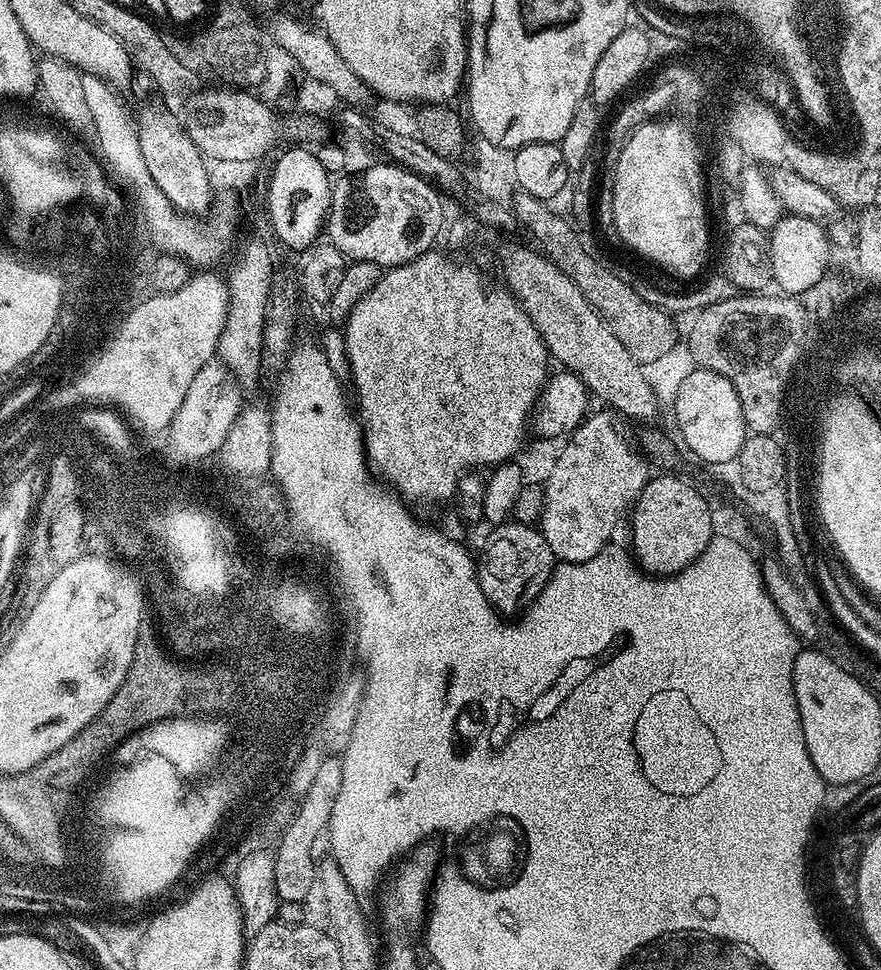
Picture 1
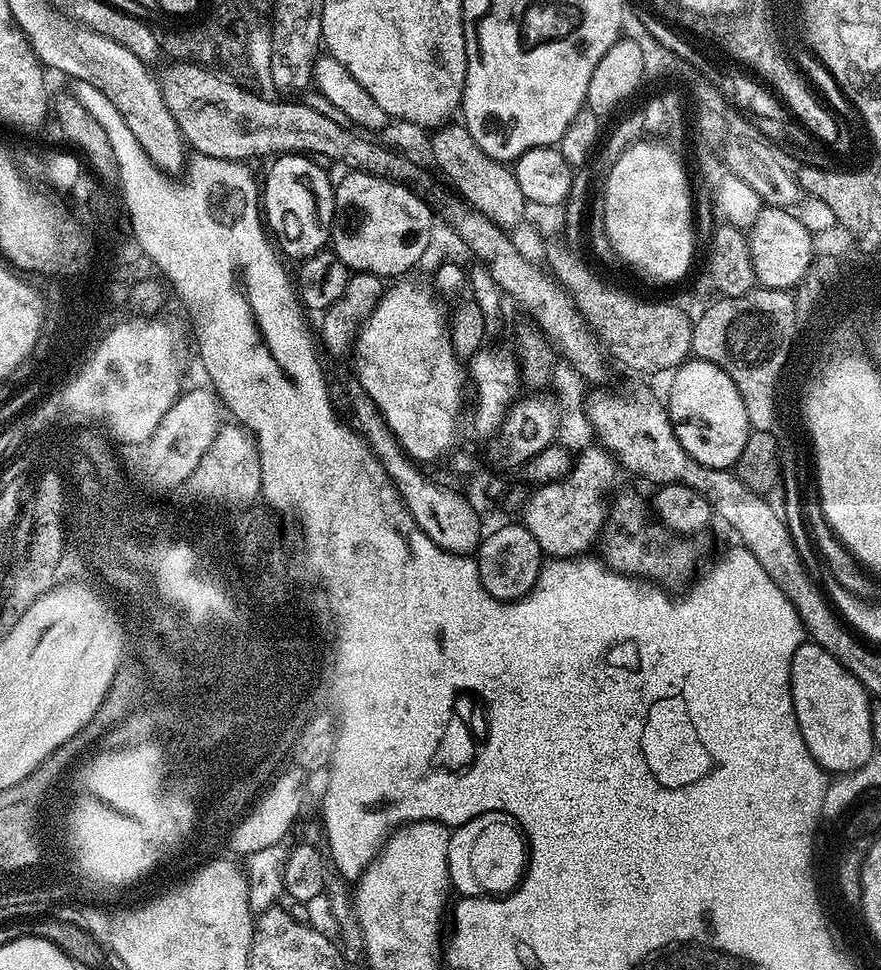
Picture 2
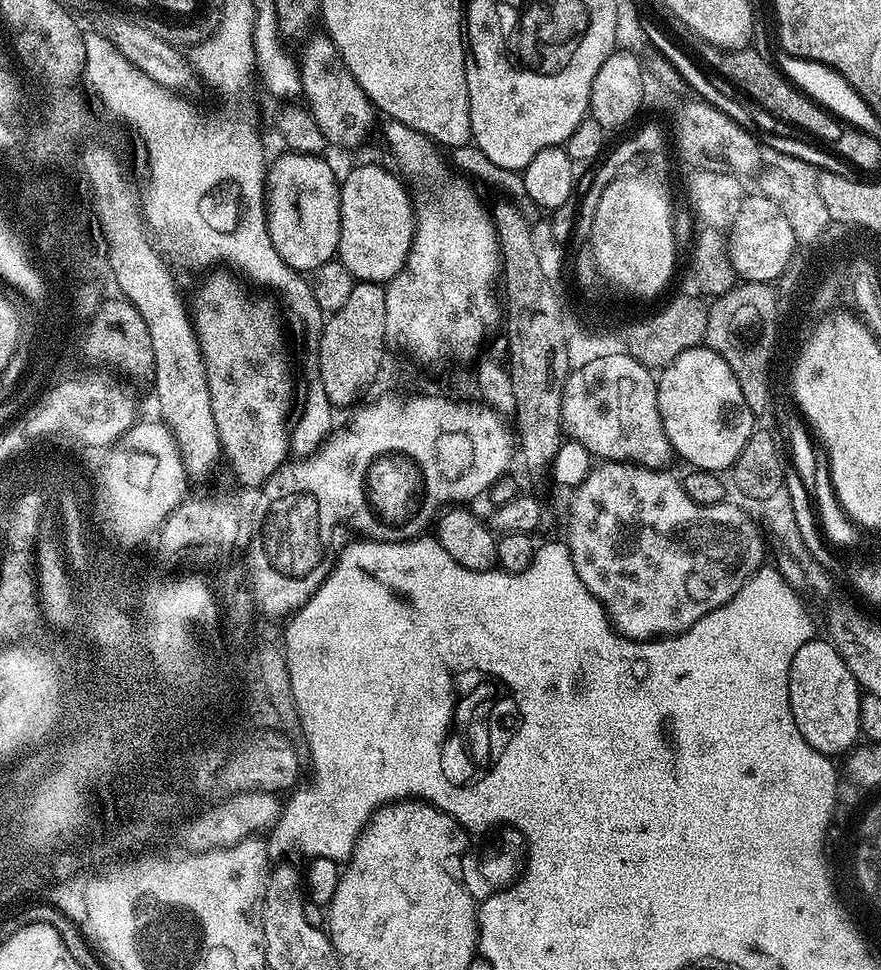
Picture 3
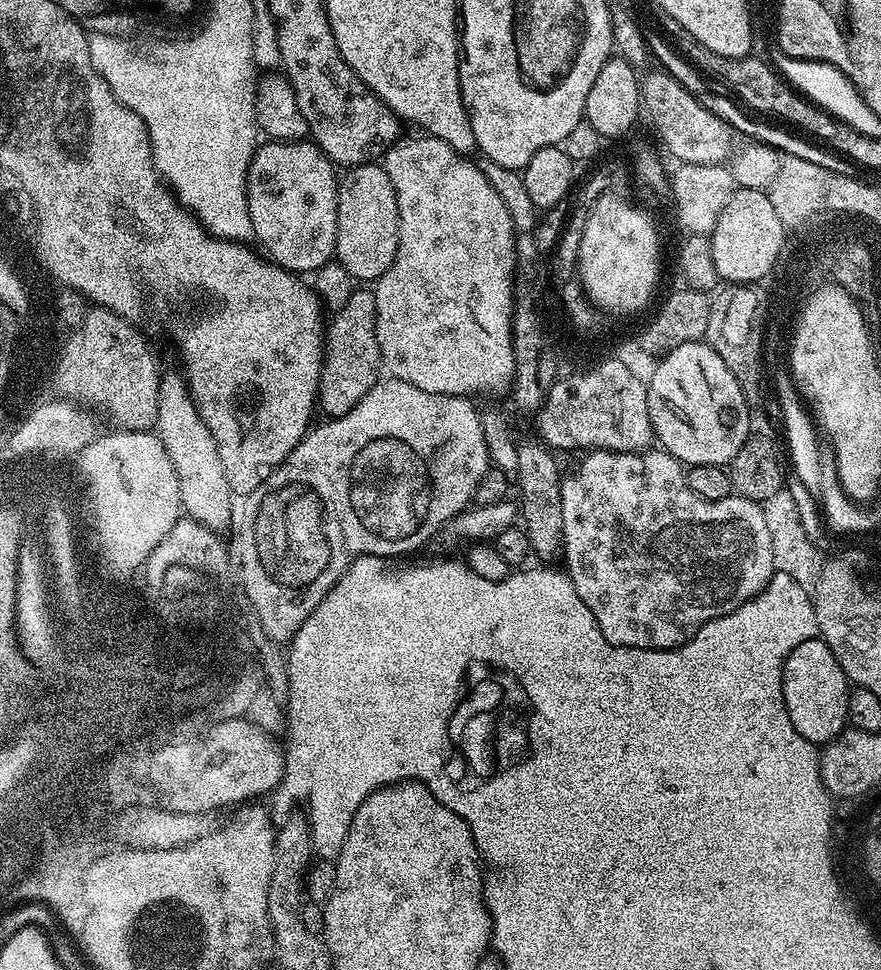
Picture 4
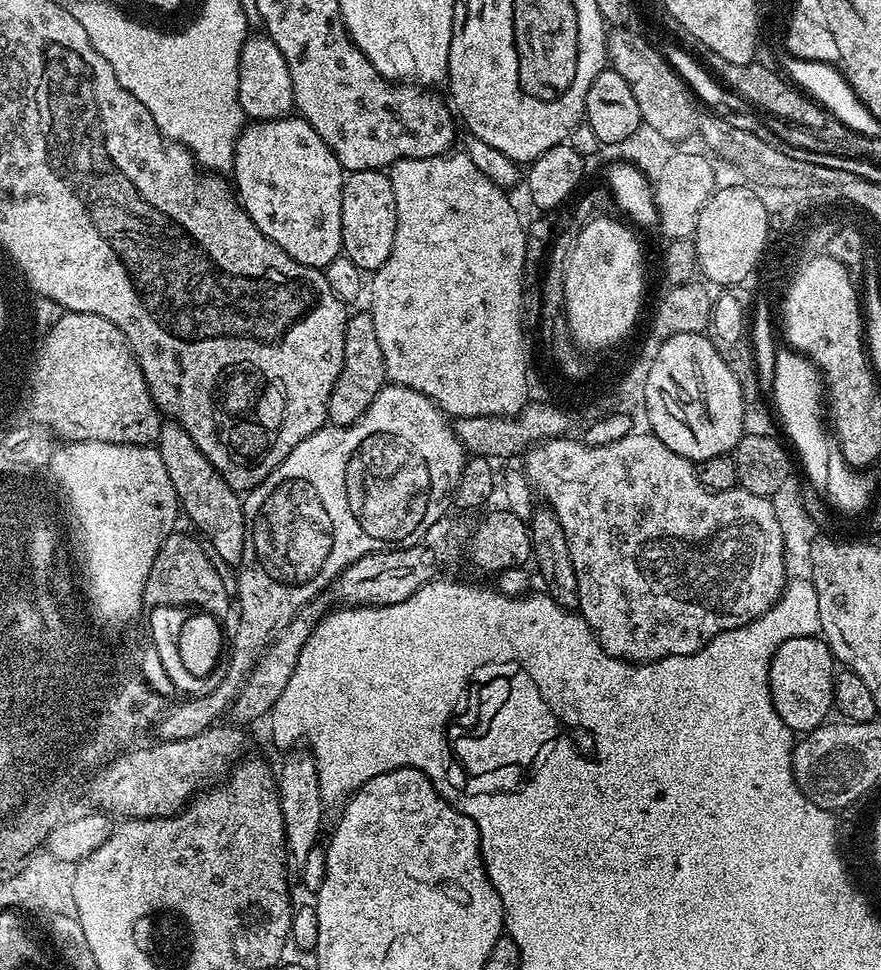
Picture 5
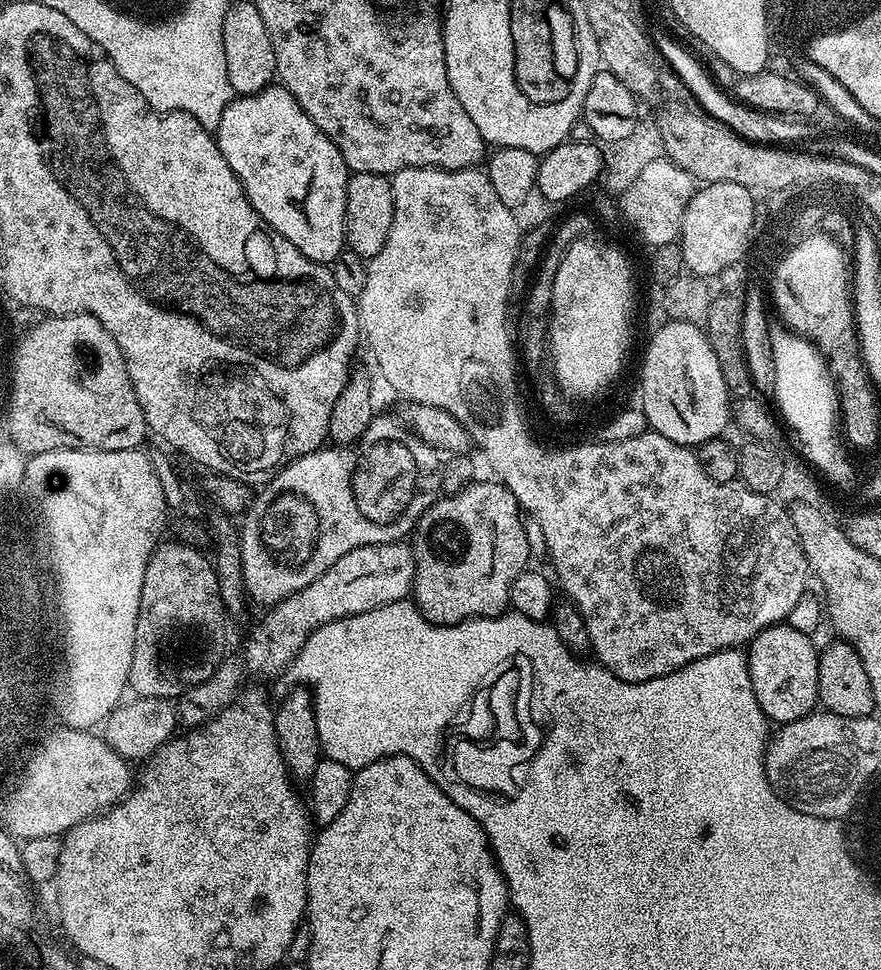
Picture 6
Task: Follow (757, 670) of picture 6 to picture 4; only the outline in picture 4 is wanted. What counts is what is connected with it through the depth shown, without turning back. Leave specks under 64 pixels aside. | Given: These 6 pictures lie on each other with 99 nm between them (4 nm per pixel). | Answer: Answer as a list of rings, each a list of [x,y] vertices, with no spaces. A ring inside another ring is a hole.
[[[822,639],[802,642],[802,646],[794,649],[784,660],[782,694],[786,710],[790,714],[790,722],[794,722],[794,730],[798,730],[798,734],[802,734],[802,738],[811,744],[830,744],[845,731],[849,691],[848,675],[842,670],[838,658],[834,658],[828,643]]]

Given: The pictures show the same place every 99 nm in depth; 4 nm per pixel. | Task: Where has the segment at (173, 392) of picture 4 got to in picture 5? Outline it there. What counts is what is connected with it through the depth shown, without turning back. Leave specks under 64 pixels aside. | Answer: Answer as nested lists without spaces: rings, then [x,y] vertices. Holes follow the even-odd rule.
[[[161,423],[154,447],[166,465],[166,474],[170,474],[170,482],[176,491],[176,499],[183,515],[185,512],[192,519],[193,526],[197,528],[195,531],[206,541],[211,555],[221,565],[239,565],[244,542],[241,493],[234,491],[222,478],[222,474],[214,470],[210,458],[206,458],[206,454],[202,454],[202,450],[194,446],[194,438],[190,438],[190,434],[186,434],[180,424]]]

